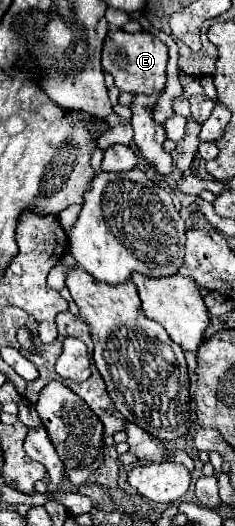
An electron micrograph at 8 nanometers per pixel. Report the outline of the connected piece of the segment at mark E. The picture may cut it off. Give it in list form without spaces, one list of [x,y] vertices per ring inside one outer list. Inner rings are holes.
[[[122,29],[110,31],[106,41],[104,41],[104,49],[102,49],[102,67],[114,75],[116,87],[120,91],[128,91],[128,93],[160,93],[166,87],[166,63],[168,63],[168,49],[166,45],[146,33],[126,33]]]

